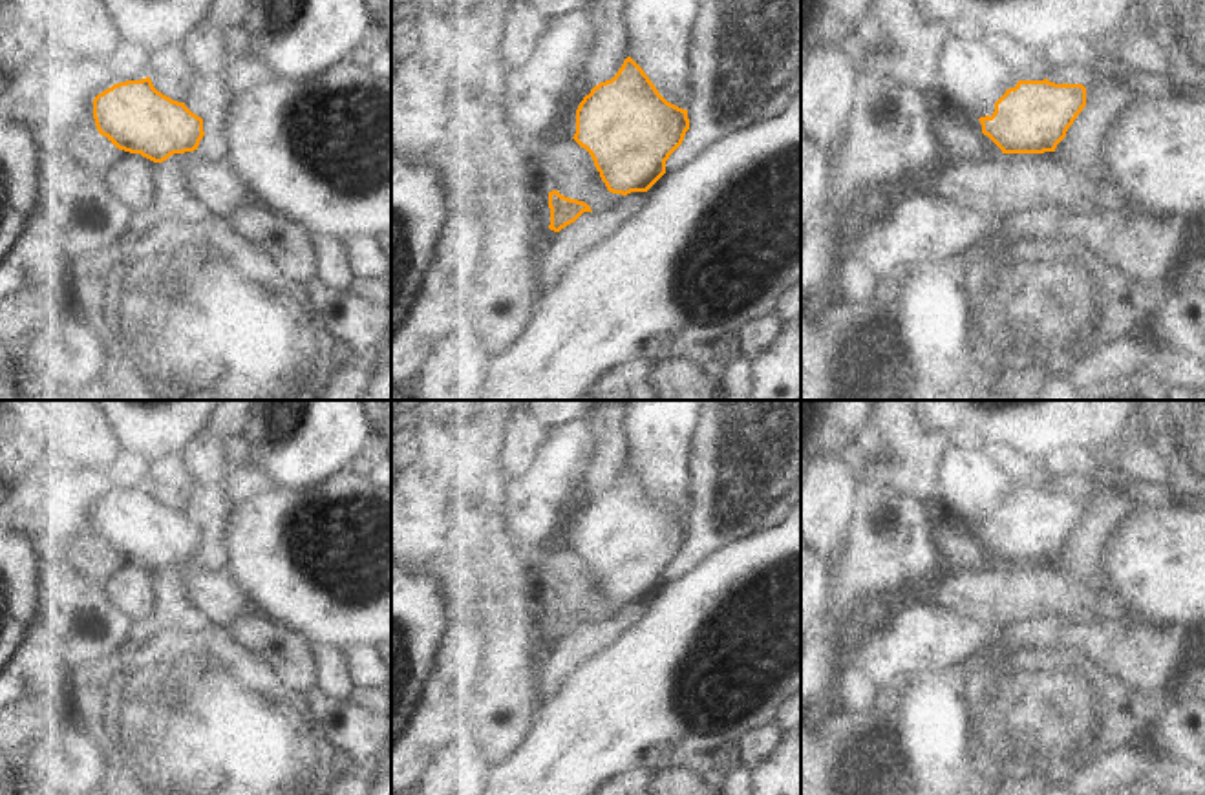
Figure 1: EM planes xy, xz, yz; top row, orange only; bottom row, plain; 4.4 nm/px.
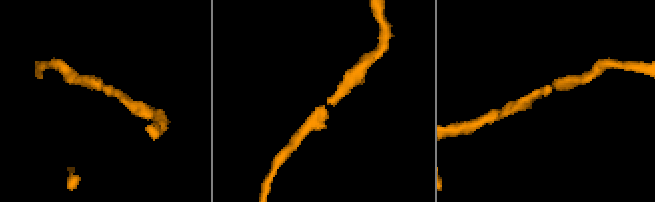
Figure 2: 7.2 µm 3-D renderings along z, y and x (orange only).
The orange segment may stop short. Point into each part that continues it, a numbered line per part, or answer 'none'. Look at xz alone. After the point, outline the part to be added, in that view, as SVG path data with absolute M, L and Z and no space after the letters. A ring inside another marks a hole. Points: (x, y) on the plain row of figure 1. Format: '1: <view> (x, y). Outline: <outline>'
none

